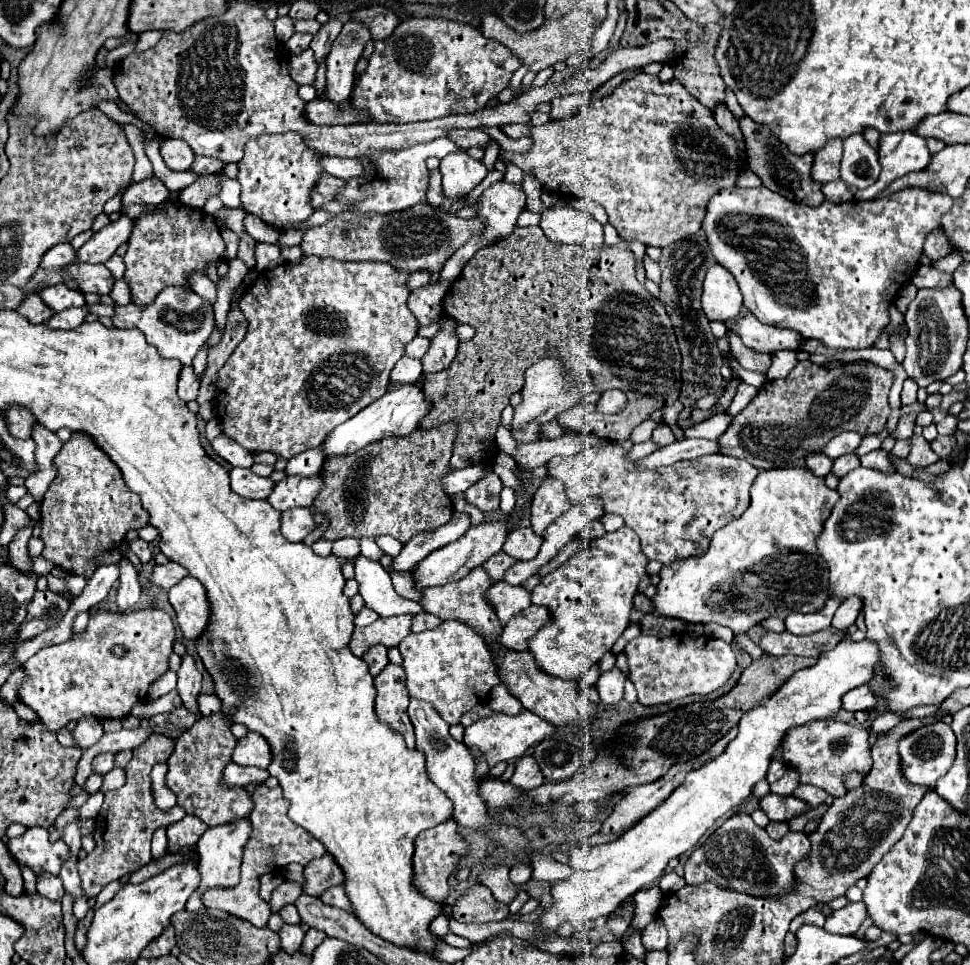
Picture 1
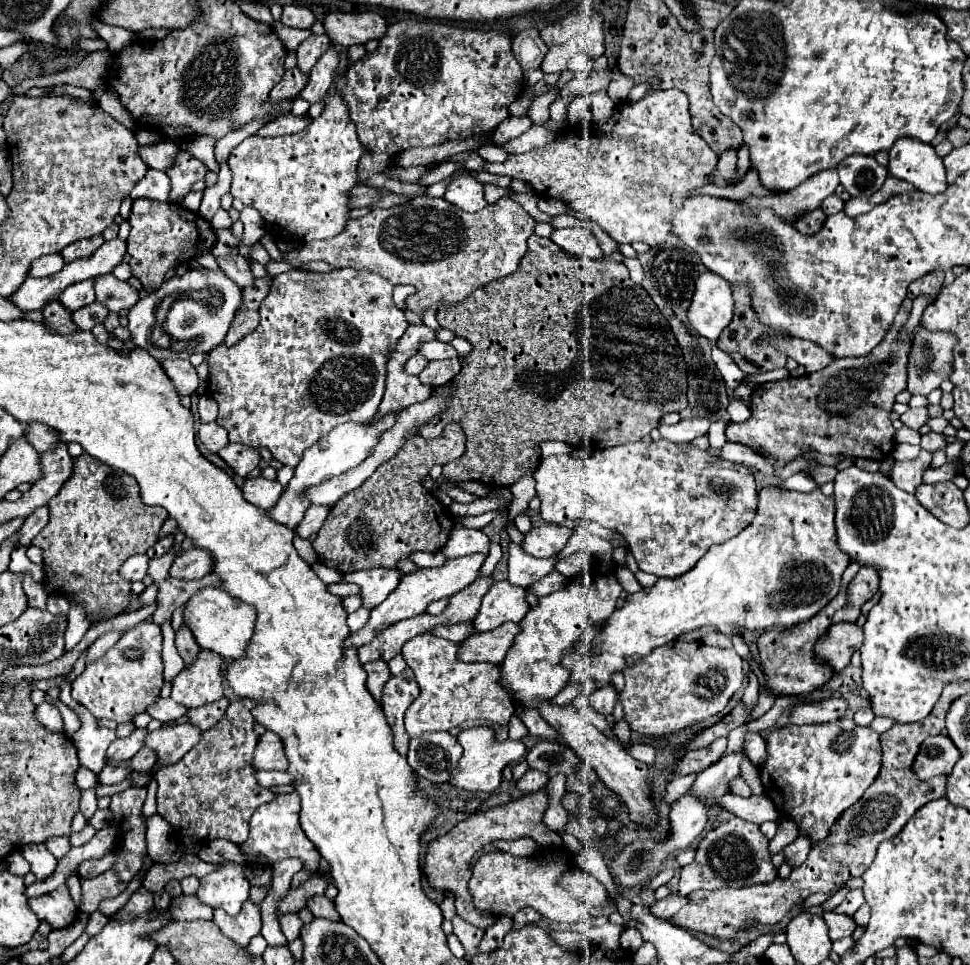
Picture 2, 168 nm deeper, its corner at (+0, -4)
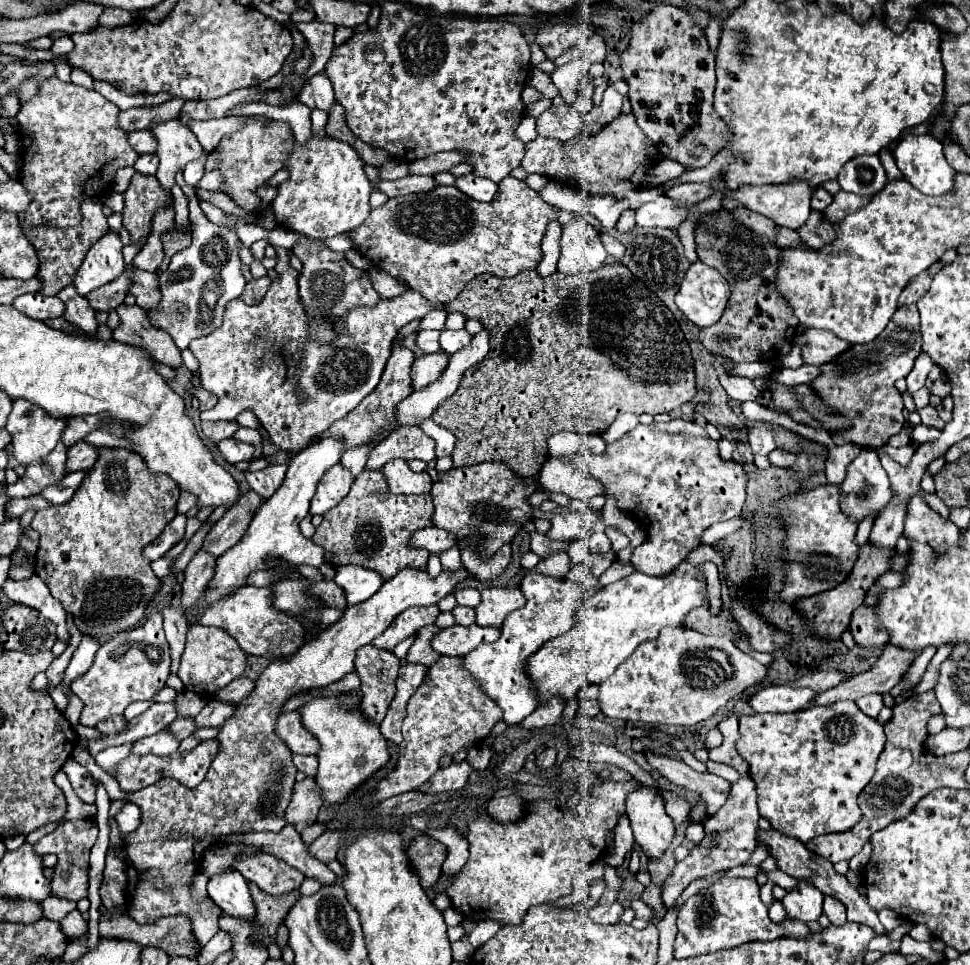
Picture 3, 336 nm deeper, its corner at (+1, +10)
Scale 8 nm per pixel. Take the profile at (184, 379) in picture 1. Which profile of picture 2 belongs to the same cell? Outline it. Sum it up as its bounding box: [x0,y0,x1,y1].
[159,360,199,396]

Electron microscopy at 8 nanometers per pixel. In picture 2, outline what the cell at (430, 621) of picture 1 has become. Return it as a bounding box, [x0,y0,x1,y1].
[433,622,473,644]

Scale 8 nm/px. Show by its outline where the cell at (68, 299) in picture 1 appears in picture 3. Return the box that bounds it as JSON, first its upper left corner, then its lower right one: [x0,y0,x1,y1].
[72,230,124,296]

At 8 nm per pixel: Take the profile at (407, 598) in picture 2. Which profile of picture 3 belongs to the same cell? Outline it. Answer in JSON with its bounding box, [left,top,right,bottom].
[126,568,470,946]

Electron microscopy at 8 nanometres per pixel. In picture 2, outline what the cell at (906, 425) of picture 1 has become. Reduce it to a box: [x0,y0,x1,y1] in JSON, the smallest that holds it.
[901,408,927,430]

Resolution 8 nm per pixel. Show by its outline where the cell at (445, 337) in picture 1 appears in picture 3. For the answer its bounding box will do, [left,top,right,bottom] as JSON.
[412,352,450,390]

